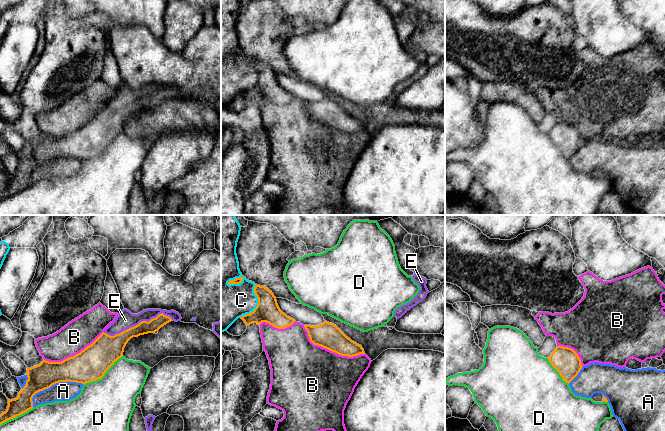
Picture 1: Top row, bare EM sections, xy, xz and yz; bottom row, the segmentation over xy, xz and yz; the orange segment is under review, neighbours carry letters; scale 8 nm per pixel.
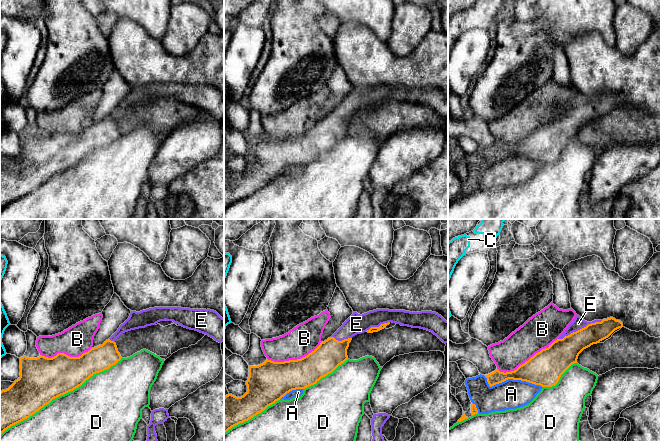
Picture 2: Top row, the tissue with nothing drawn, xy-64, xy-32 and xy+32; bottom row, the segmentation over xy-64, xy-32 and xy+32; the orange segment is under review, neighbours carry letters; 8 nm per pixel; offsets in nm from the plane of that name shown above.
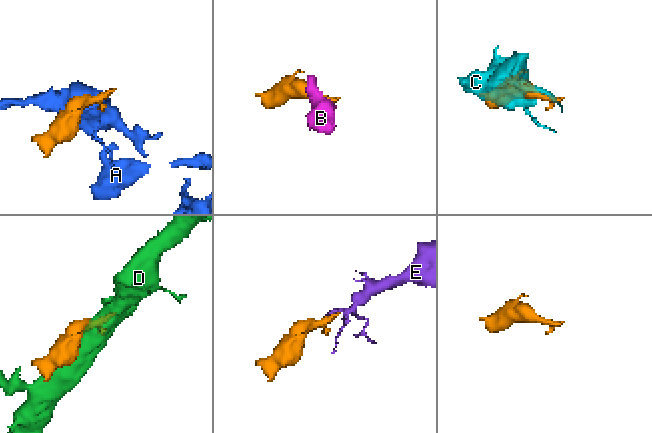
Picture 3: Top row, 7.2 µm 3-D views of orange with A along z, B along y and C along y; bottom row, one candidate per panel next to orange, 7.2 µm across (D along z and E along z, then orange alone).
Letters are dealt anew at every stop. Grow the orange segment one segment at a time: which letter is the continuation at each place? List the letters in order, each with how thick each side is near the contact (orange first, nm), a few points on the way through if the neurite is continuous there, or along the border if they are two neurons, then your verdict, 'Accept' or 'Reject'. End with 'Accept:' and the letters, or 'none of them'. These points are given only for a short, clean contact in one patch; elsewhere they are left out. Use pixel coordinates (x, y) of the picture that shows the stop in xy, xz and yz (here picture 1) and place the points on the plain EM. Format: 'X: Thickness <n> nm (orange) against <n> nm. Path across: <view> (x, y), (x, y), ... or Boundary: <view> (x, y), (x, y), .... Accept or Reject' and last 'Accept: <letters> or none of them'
A: Thickness 220 nm (orange) against 160 nm. Reject
B: Thickness 200 nm (orange) against 500 nm. Reject
C: Thickness 190 nm (orange) against 300 nm. Reject
D: Thickness 260 nm (orange) against 440 nm. Reject
E: Thickness 140 nm (orange) against 140 nm. Accept
Accept: E

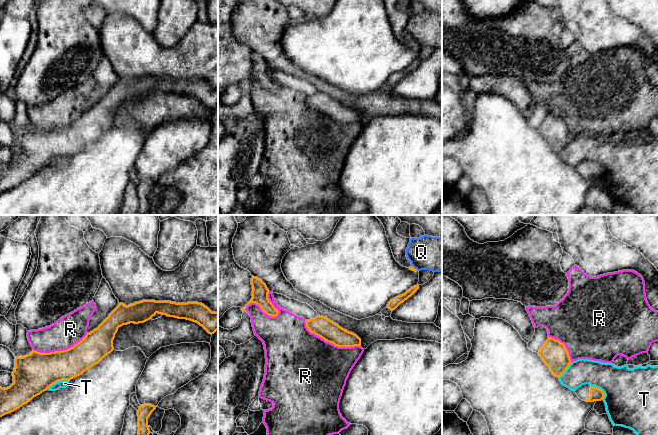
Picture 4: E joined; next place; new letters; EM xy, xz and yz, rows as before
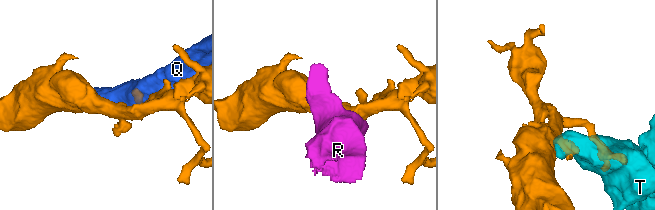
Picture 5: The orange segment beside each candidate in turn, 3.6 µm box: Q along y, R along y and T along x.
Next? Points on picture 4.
Q: Thickness 40 nm (orange) against 280 nm. Reject
R: Thickness 160 nm (orange) against 500 nm. Reject
T: Thickness 320 nm (orange) against 60 nm. Reject
Accept: none of them

